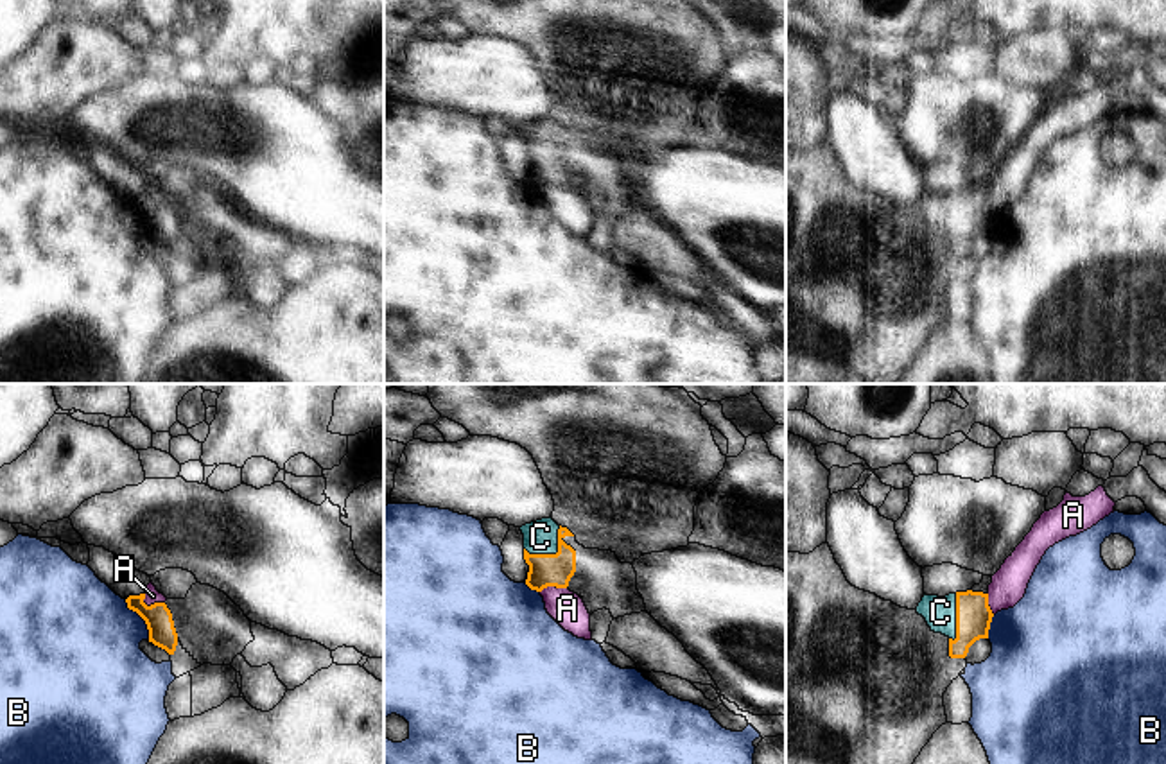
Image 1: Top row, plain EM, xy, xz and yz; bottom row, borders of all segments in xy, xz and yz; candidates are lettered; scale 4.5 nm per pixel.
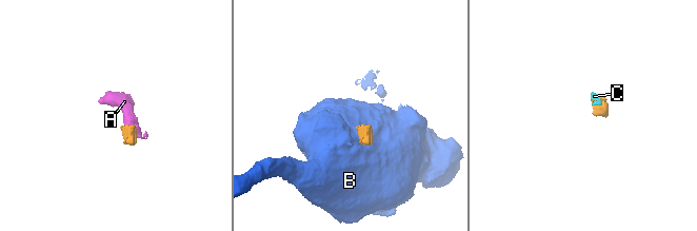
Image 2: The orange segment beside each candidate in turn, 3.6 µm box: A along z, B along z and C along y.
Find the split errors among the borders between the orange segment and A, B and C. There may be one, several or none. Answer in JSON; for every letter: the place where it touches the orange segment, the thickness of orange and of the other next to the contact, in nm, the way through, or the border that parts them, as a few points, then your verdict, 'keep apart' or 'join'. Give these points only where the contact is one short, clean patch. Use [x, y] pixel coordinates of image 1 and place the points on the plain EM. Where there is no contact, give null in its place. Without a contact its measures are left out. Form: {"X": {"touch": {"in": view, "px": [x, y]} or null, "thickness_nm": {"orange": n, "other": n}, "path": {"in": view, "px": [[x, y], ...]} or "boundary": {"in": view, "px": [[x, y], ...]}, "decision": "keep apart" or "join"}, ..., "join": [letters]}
{"A": {"touch": {"in": "xy", "px": [155, 201]}, "thickness_nm": {"orange": 120, "other": 70}, "boundary": {"in": "xy", "px": [[142, 198], [147, 203], [164, 201]]}, "decision": "keep apart"}, "B": {"touch": {"in": "xy", "px": [142, 216]}, "thickness_nm": {"orange": 120, "other": 440}, "boundary": {"in": "xy", "px": [[124, 198], [144, 219], [149, 237]]}, "decision": "keep apart"}, "C": {"touch": {"in": "xz", "px": [553, 153]}, "thickness_nm": {"orange": 140, "other": 150}, "path": {"in": "xz", "px": [[556, 167], [553, 153], [540, 135]]}, "decision": "join"}, "join": ["C"]}

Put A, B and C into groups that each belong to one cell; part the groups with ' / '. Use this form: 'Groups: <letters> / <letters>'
Groups: A / B / C

